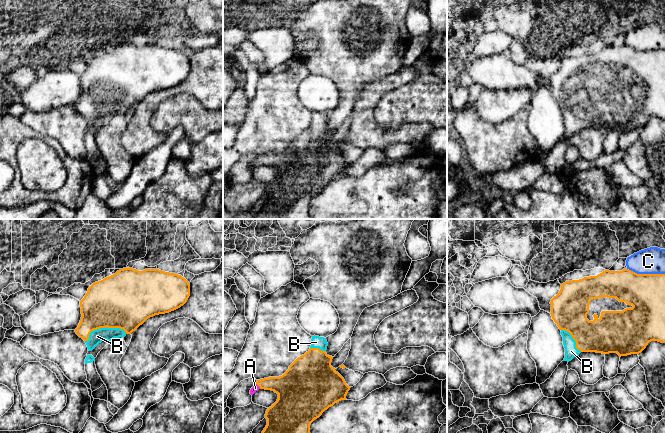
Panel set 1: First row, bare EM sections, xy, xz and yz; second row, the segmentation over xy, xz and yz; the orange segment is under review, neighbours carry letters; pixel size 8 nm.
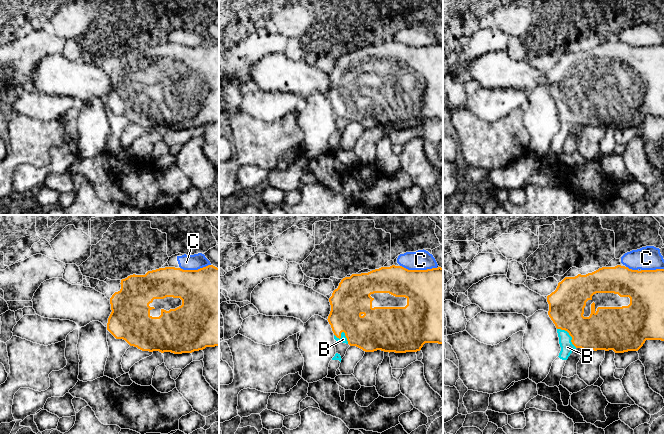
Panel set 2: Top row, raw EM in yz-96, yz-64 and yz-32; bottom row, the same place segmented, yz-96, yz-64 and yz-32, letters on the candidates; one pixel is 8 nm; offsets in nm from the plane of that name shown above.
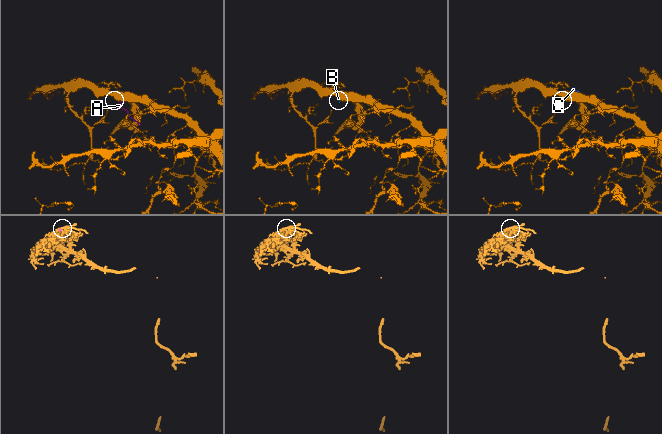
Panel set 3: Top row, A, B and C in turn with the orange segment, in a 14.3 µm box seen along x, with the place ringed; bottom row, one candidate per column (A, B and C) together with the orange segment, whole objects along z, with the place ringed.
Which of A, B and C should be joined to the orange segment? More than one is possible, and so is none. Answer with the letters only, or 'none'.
A, B

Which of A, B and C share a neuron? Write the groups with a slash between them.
A B / C

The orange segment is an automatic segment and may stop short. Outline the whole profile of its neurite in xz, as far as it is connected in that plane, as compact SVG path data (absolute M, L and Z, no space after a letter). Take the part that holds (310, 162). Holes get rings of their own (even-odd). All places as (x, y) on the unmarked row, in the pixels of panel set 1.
M312 112L309 127L298 133L282 152L257 156L251 164L251 171L259 165L278 170L277 177L266 187L267 201L255 219L312 219L311 199L335 179L346 176L351 163L331 142L333 133L326 129L327 122L326 114Z

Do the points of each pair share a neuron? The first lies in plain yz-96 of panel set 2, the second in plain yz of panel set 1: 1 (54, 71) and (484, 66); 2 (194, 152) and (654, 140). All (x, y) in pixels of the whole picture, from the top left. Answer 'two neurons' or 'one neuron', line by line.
1: one neuron
2: two neurons

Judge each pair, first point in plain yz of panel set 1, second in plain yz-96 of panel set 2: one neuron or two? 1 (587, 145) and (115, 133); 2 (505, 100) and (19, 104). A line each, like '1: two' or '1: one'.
1: two
2: one

